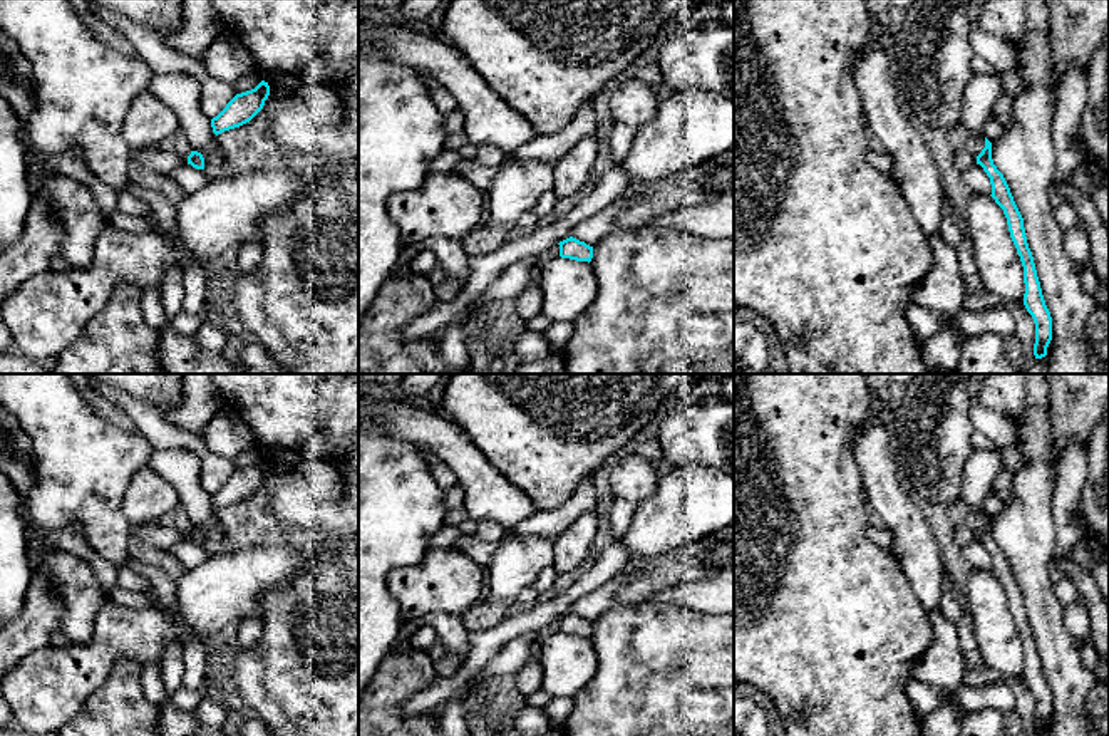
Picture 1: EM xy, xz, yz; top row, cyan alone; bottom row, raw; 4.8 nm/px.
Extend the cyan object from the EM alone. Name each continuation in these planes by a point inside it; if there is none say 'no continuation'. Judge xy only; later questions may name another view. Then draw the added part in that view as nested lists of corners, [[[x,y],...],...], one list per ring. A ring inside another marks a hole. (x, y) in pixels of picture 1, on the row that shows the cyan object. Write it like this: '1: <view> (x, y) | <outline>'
no continuation

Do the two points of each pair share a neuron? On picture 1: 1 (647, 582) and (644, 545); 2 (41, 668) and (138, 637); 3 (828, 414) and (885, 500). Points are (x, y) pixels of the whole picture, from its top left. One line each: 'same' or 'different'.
1: different
2: same
3: different

